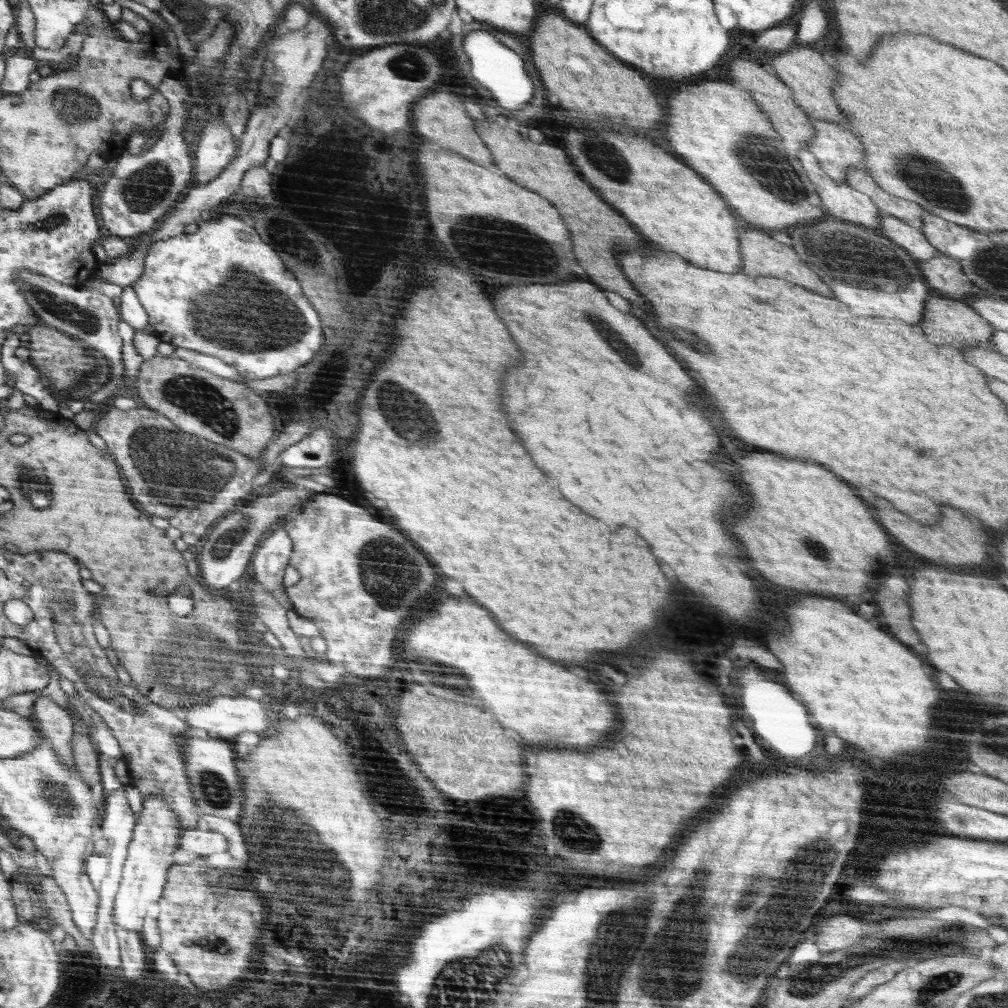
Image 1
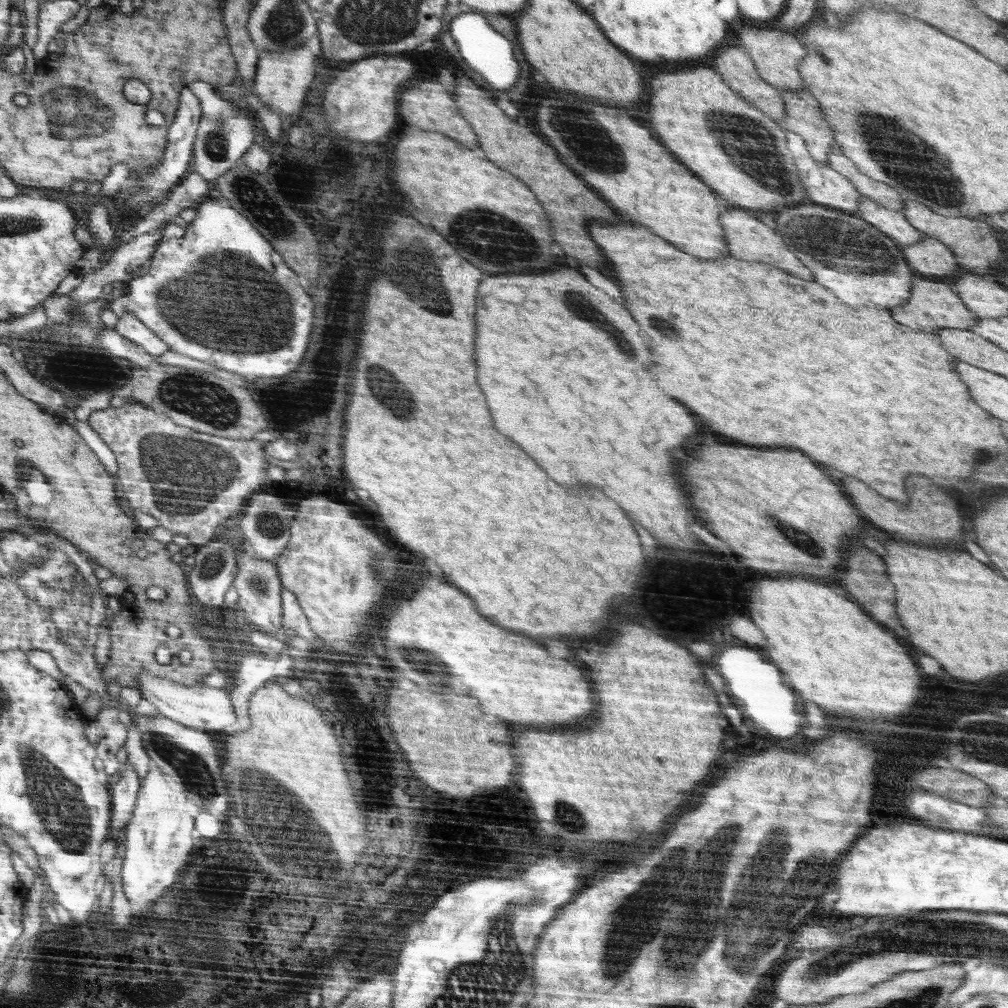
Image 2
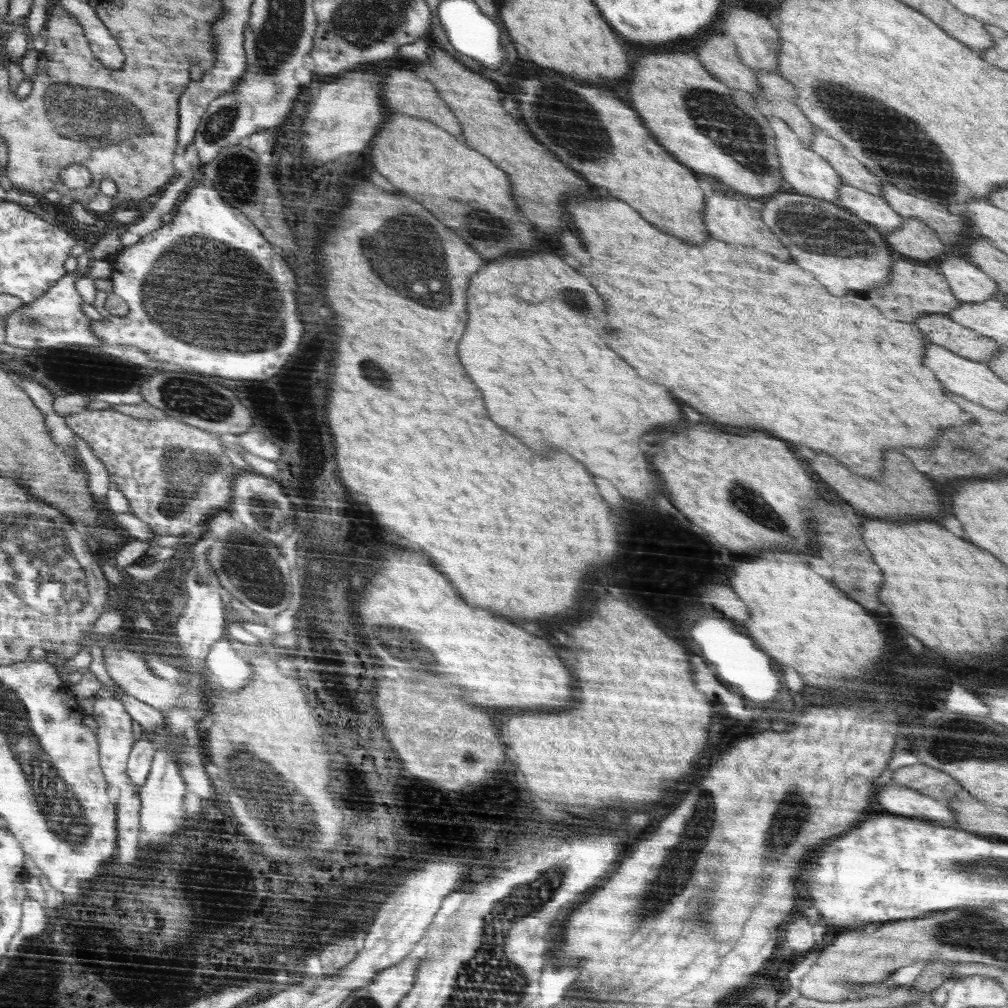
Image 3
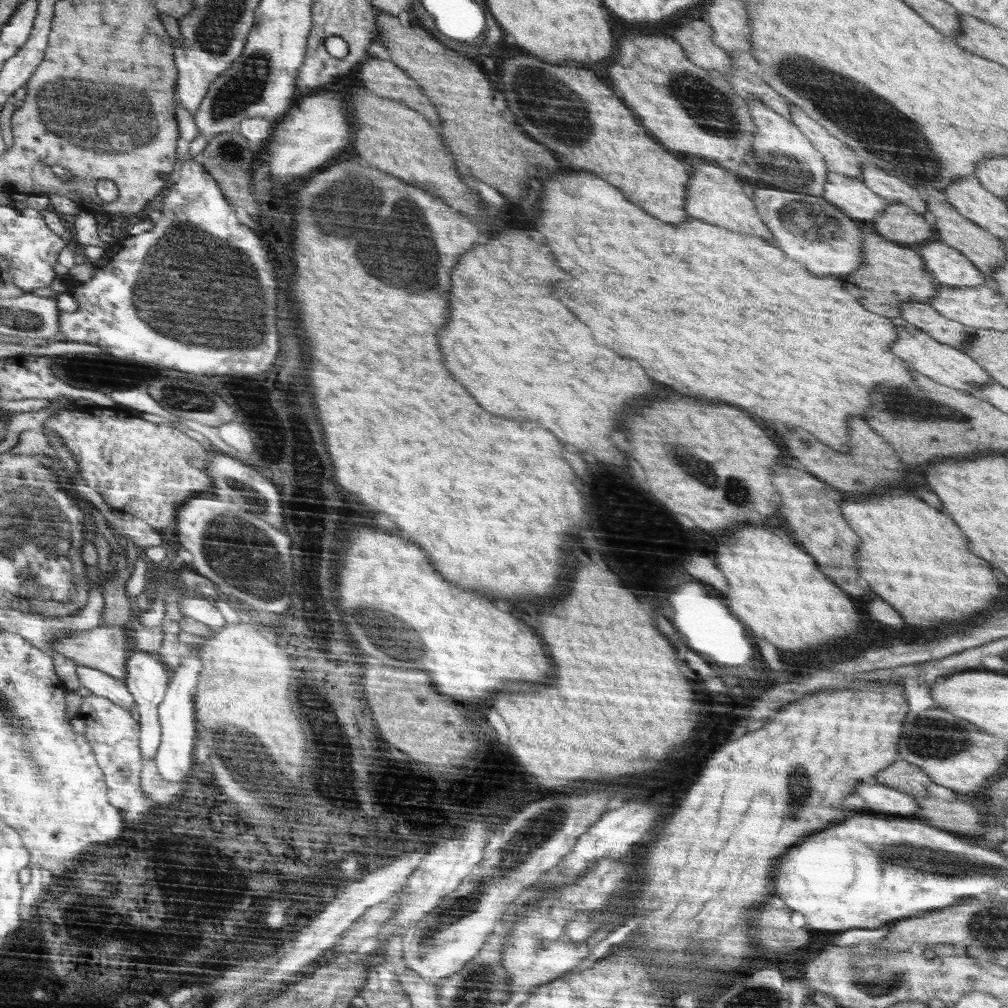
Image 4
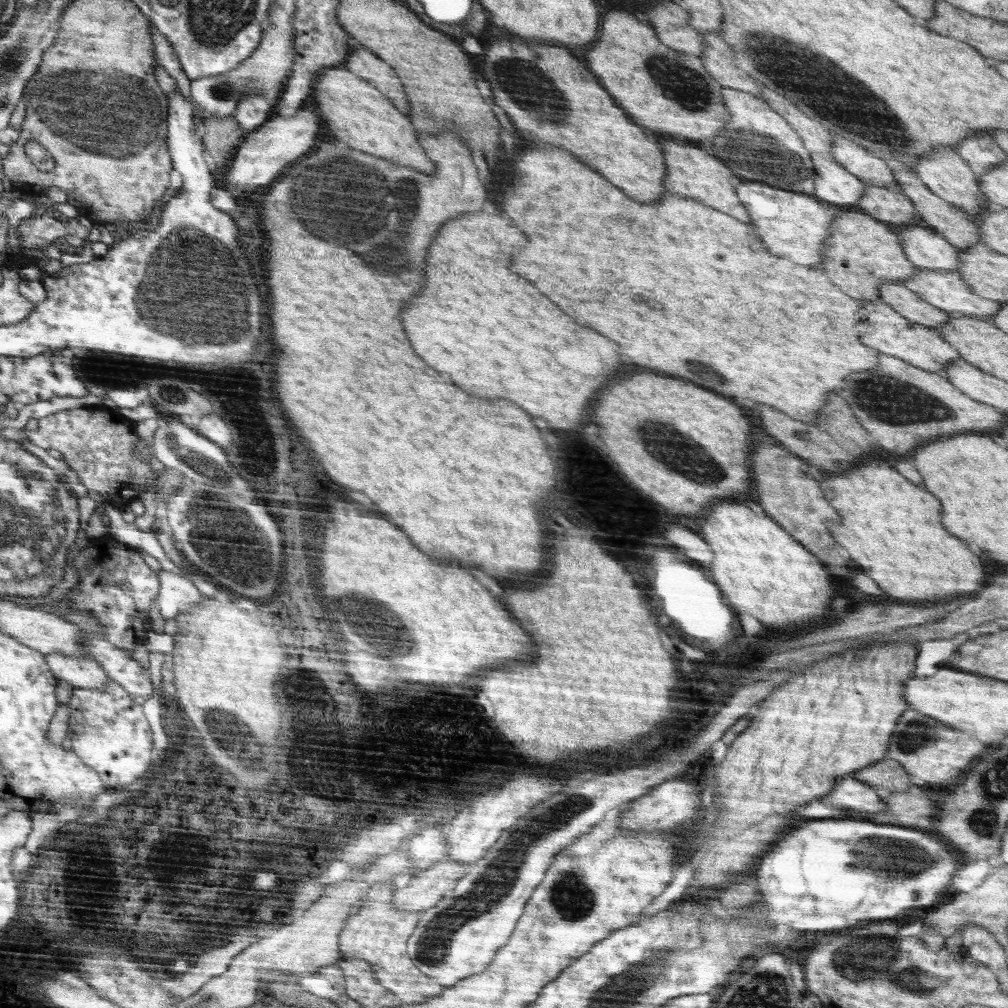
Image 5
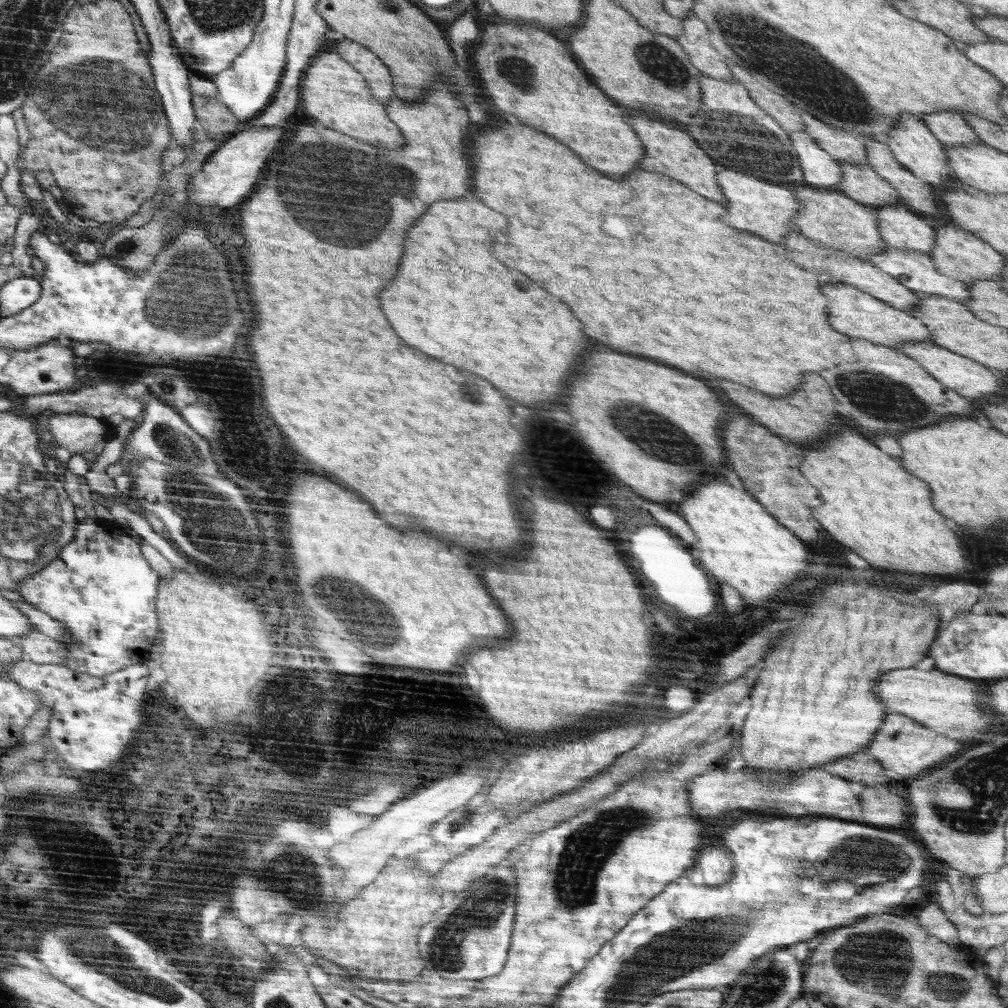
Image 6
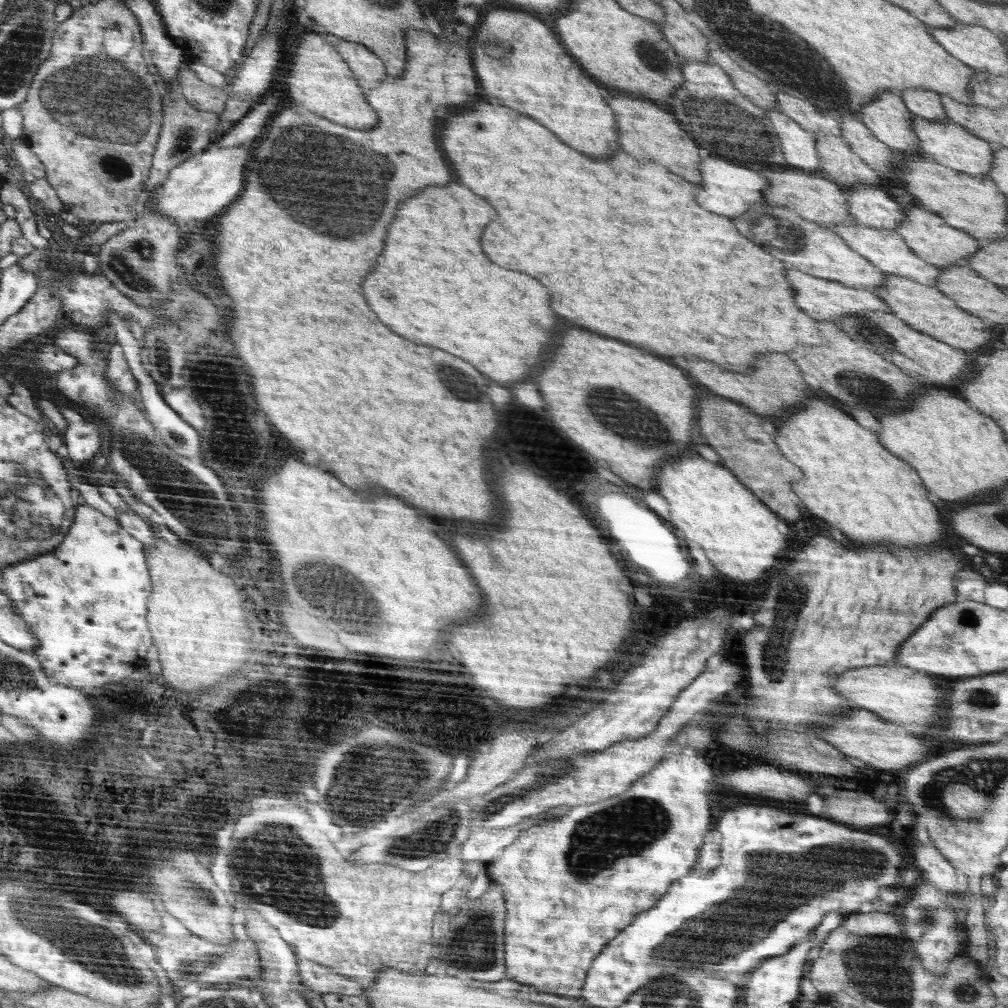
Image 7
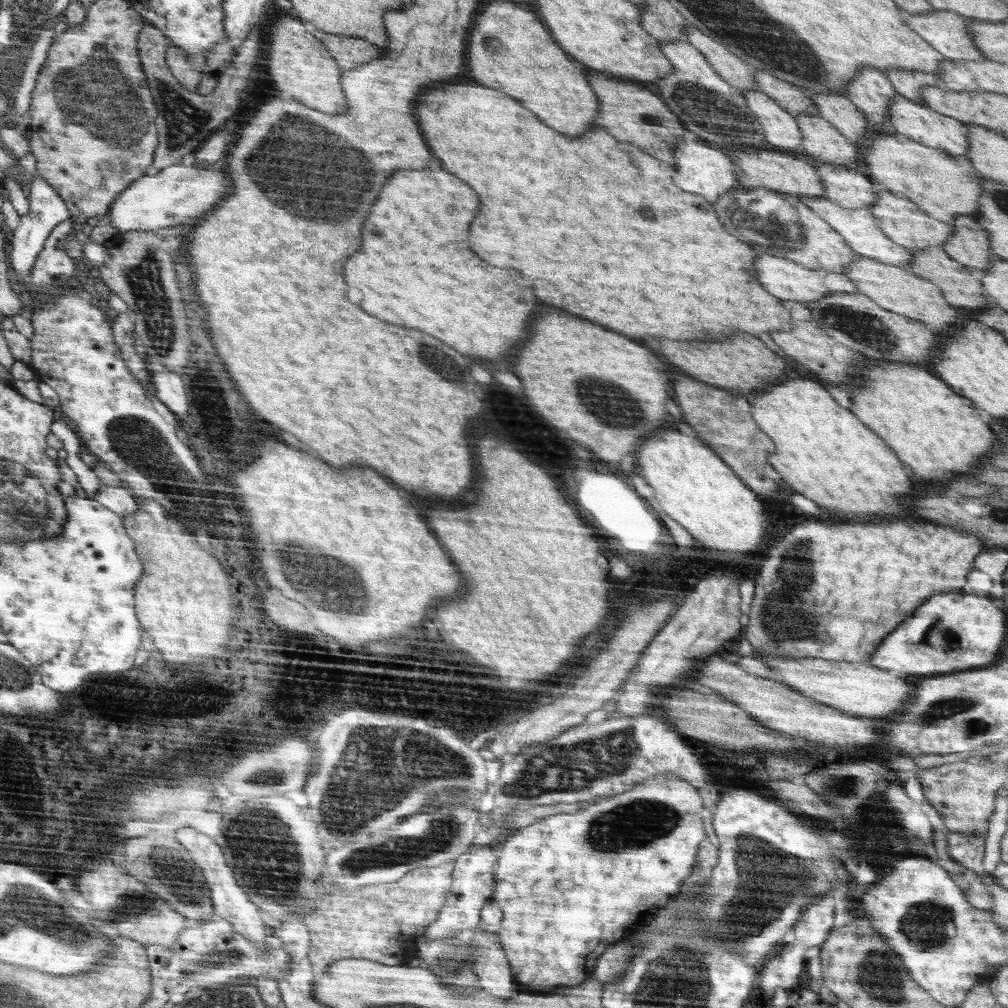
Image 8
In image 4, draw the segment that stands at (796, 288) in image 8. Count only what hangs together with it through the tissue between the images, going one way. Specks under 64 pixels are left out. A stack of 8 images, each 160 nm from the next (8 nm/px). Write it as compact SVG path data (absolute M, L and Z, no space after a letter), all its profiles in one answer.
M901 315L889 319L898 333L891 352L910 364L914 371L938 382L938 384L954 388L954 390L962 390L962 392L968 392L971 395L978 392L980 386L994 382L986 370L982 369L973 358L970 358L970 355L953 346L934 340L927 332L904 320Z

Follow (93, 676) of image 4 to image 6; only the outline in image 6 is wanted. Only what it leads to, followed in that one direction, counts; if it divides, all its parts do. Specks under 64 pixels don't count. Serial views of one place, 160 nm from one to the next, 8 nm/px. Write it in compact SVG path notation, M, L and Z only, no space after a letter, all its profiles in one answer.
M36 629L19 637L10 638L21 647L26 660L35 663L63 665L65 647L62 641L50 638Z

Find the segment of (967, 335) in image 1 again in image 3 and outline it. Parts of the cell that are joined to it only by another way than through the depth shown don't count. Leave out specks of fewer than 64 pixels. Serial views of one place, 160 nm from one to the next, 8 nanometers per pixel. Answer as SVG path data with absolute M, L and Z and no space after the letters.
M898 255L890 265L887 283L877 289L870 289L870 292L862 292L862 296L889 319L909 323L930 313L946 315L951 310L957 309L961 303L952 294L946 277L938 271L937 267L916 263L914 260Z

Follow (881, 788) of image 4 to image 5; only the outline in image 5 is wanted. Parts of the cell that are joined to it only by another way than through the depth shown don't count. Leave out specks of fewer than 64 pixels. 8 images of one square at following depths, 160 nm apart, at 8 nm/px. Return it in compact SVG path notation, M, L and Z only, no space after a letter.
M838 778L834 792L818 798L816 802L834 808L850 808L850 810L862 810L862 812L882 812L885 804L874 790L854 778Z

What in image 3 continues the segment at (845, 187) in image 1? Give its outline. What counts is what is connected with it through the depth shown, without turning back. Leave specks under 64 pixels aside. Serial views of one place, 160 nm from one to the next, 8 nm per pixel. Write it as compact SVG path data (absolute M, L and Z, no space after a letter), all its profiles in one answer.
M767 117L769 125L774 131L776 152L780 162L780 174L782 178L792 186L794 192L806 194L832 203L839 197L838 188L844 186L842 177L832 168L832 165L822 158L817 152L802 144L796 133L778 117Z

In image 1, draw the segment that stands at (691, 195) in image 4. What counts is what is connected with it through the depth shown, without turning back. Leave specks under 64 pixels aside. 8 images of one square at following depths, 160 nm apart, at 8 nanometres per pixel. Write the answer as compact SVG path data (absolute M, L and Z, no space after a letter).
M746 228L742 232L738 232L738 240L740 240L740 254L742 254L742 272L744 274L750 274L750 276L774 276L774 278L784 278L788 282L794 282L802 288L808 288L808 290L814 290L816 294L822 294L822 296L828 296L828 298L834 298L832 290L822 282L818 280L818 276L806 268L806 264L802 260L798 260L796 252L784 244L772 239L768 232L762 232L758 228Z

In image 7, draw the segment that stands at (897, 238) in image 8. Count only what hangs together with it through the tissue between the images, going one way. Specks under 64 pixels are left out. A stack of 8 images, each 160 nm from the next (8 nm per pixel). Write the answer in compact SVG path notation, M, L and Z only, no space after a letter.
M911 207L909 210L903 210L903 219L895 231L914 254L938 268L950 265L967 266L965 258L973 255L981 247L980 241L971 234L946 224L943 220L944 218L923 207Z

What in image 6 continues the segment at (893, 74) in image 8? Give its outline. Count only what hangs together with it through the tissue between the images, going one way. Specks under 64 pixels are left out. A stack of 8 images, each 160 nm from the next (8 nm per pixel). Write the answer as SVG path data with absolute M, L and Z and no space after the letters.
M956 111L931 112L930 114L923 114L920 119L944 146L984 143L962 118L962 115Z

